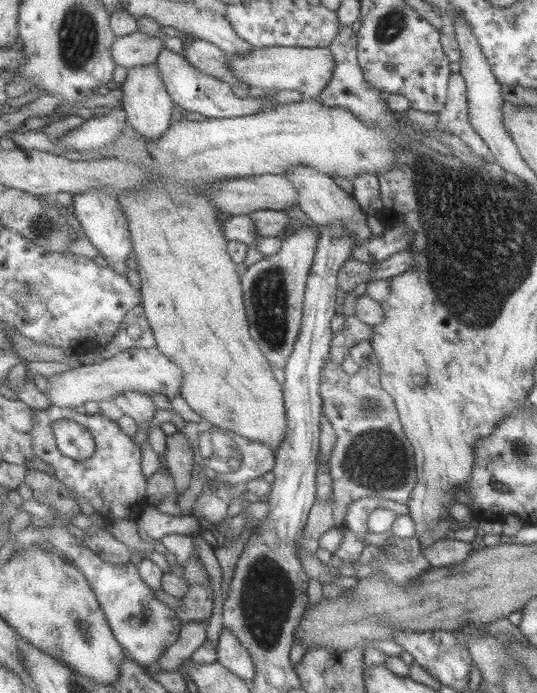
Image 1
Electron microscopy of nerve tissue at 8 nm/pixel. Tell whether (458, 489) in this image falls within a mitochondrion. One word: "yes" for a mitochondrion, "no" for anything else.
no

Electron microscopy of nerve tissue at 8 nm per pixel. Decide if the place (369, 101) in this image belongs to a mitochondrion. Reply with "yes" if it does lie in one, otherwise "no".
no

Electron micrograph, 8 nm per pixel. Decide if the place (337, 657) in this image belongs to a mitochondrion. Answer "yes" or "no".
no

